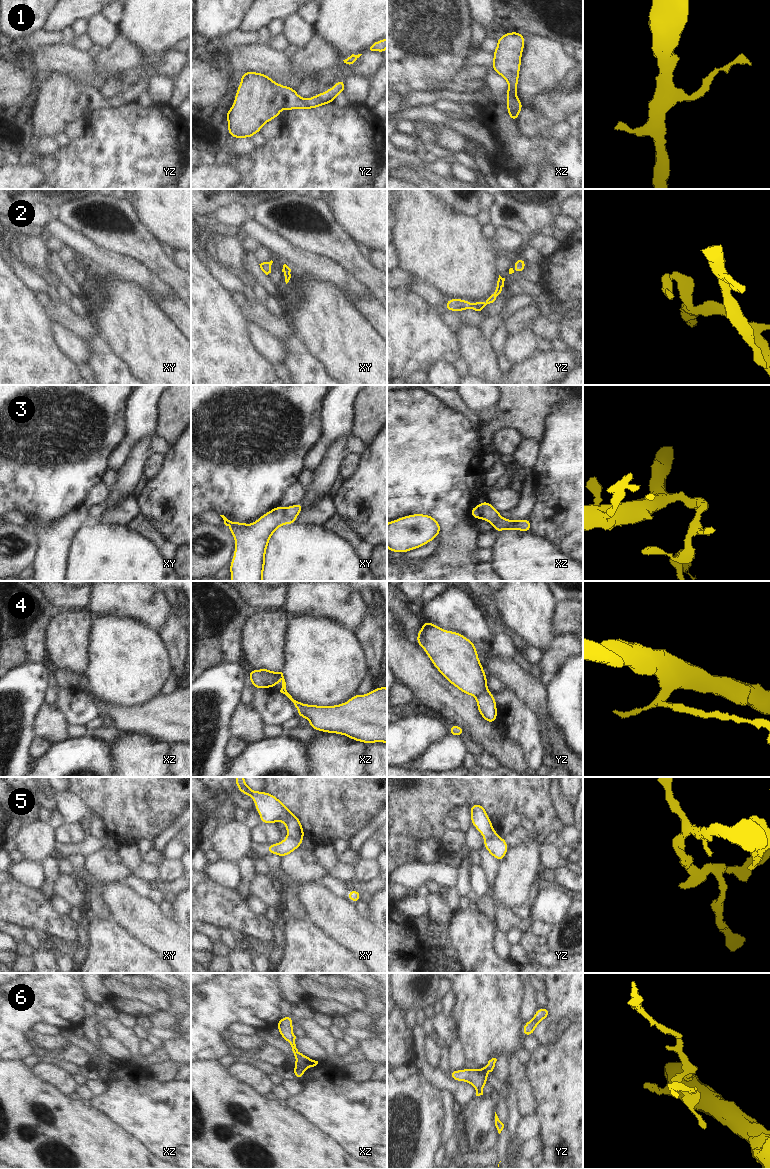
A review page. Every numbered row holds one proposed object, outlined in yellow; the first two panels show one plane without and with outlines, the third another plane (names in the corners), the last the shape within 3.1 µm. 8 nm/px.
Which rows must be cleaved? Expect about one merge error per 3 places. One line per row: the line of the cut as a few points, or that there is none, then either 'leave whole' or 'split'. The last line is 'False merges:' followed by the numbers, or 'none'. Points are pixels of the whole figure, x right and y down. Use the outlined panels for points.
1: no cut | leave whole
2: no cut | leave whole
3: xy (285, 508), (287, 522) | split
4: xz (257, 670), (262, 673), (268, 673), (271, 676), (270, 686) | split
5: xy (288, 834), (301, 840) | split
6: no cut | leave whole
False merges: 3, 4, 5

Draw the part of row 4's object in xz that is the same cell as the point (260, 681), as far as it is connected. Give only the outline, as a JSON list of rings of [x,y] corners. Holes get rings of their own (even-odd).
[[[249,669],[250,684],[256,689],[269,688],[272,682],[272,676],[270,674],[262,674],[258,670]]]

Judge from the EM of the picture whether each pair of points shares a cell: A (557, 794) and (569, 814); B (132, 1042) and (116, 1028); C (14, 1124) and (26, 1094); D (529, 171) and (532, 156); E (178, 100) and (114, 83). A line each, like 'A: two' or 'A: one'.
A: one
B: one
C: one
D: two
E: two

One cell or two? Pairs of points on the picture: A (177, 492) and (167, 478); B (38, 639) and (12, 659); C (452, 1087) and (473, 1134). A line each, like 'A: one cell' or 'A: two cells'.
A: one cell
B: one cell
C: two cells

